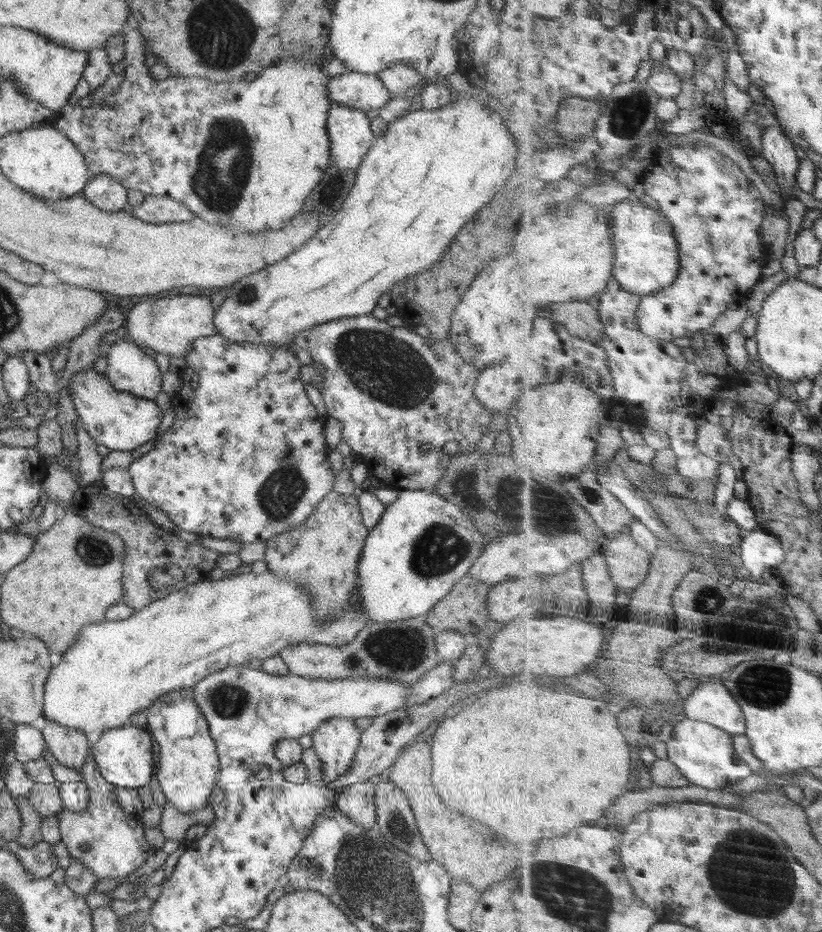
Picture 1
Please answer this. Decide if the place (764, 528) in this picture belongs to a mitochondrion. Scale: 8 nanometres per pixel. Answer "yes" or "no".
no

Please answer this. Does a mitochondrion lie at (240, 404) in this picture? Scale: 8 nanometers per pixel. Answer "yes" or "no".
no

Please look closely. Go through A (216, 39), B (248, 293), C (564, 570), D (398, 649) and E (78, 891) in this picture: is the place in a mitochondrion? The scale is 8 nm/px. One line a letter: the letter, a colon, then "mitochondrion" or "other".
A: mitochondrion
B: mitochondrion
C: other
D: mitochondrion
E: other

